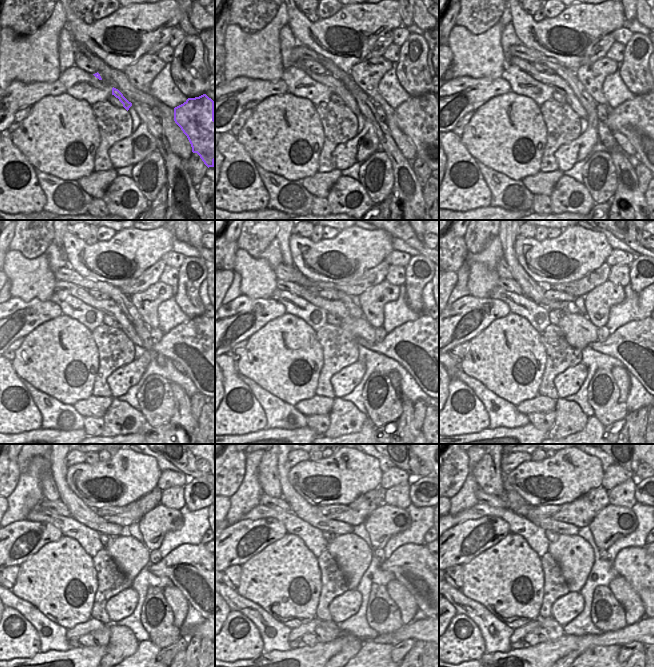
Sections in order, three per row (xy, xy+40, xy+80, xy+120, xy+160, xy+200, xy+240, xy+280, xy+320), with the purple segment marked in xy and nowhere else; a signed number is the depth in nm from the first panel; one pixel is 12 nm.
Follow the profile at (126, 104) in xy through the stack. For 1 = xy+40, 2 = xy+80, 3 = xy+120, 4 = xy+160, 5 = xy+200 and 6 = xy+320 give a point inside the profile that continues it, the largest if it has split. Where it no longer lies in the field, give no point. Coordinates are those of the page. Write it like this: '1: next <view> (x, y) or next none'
1: next xy+40 (327, 79)
2: next xy+80 (554, 81)
3: next xy+120 (107, 306)
4: next xy+160 (416, 345)
5: next xy+200 (639, 345)
6: next xy+320 (642, 571)

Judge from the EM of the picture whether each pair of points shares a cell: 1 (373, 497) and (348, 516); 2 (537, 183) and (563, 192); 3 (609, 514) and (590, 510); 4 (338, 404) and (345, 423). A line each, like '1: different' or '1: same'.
1: same
2: different
3: different
4: same

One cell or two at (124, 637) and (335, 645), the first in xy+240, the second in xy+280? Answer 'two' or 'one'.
two

